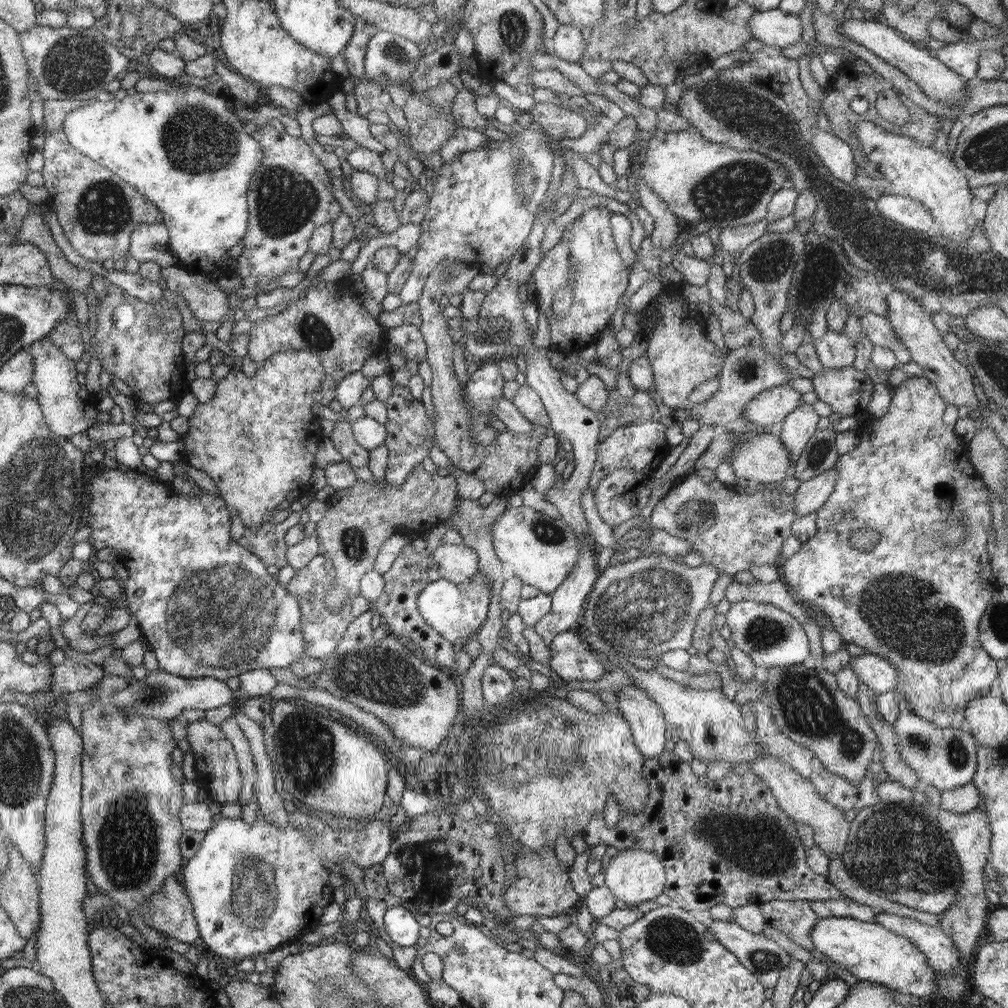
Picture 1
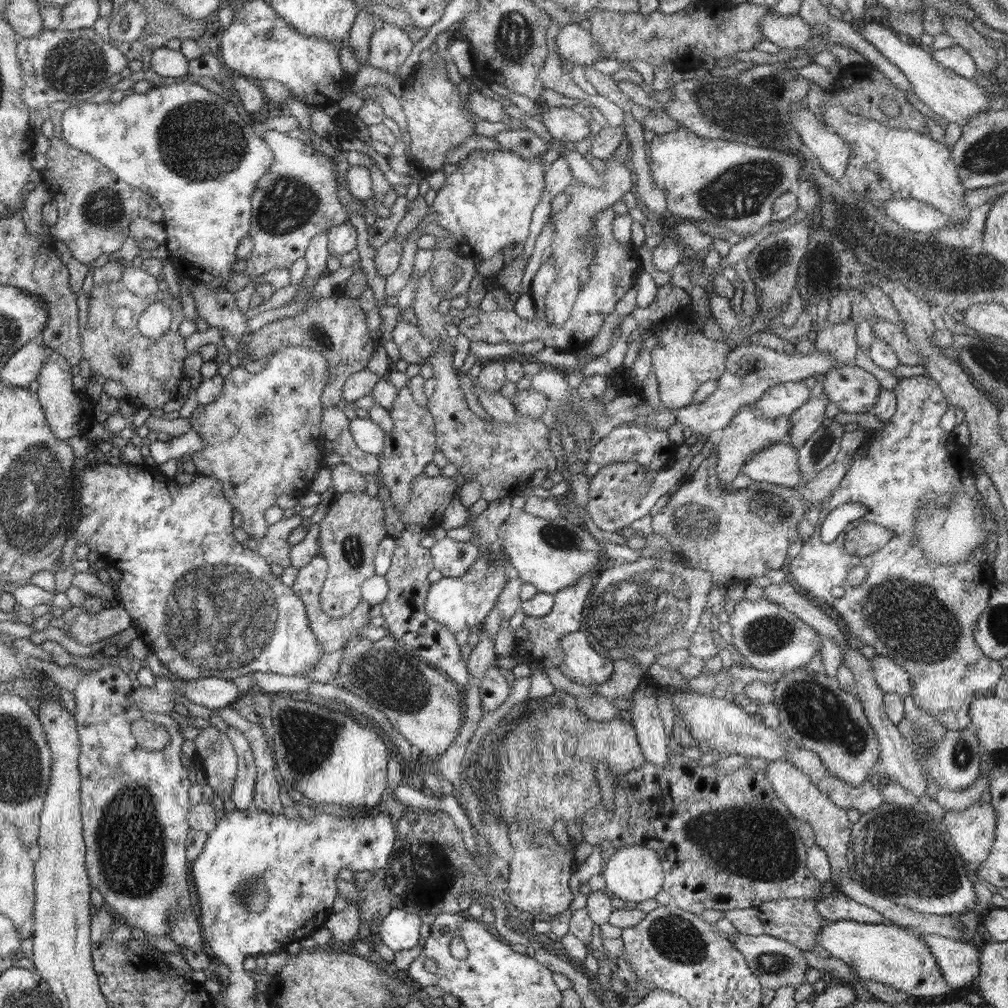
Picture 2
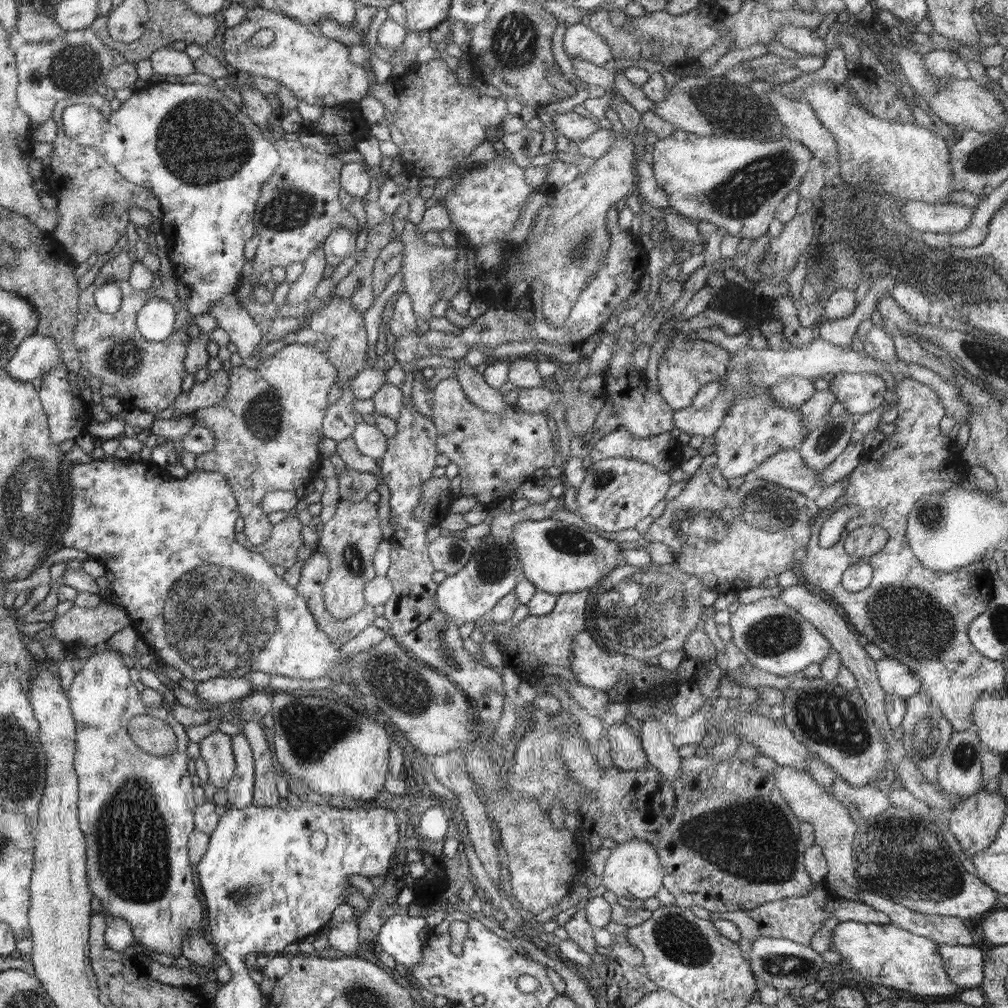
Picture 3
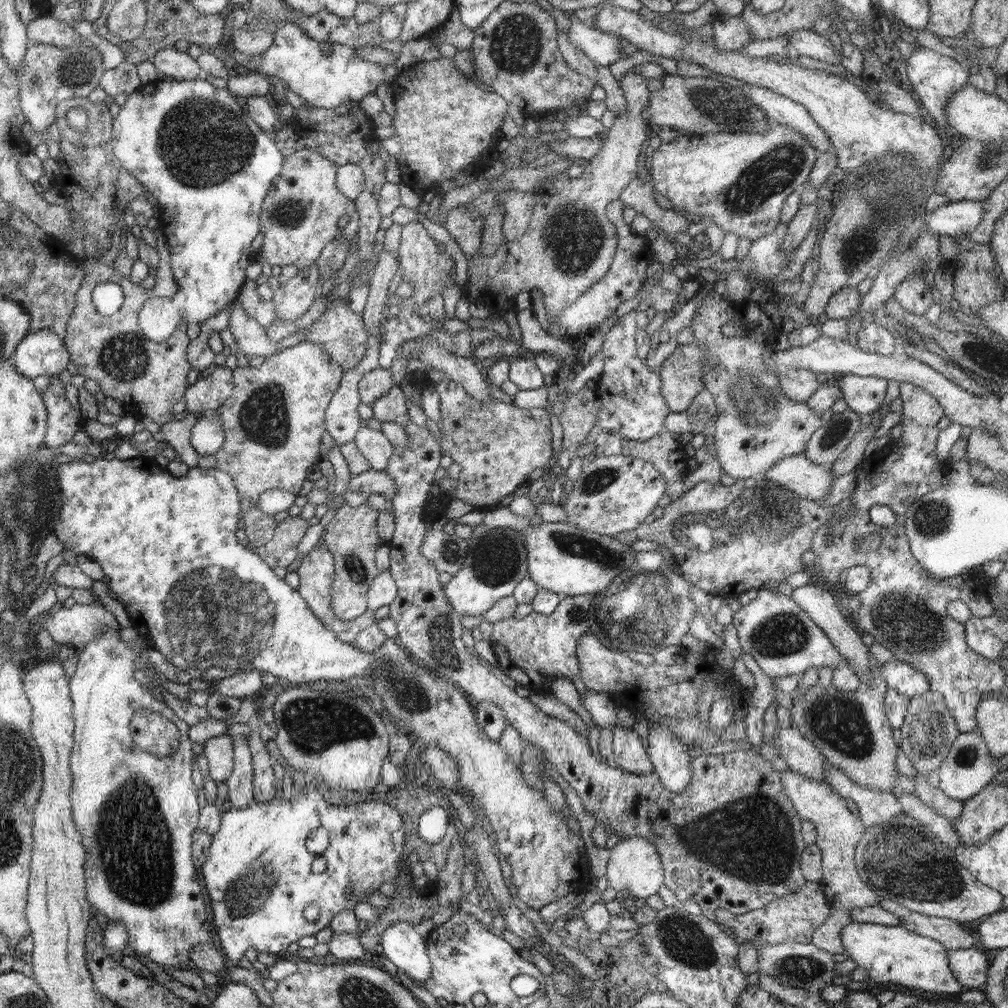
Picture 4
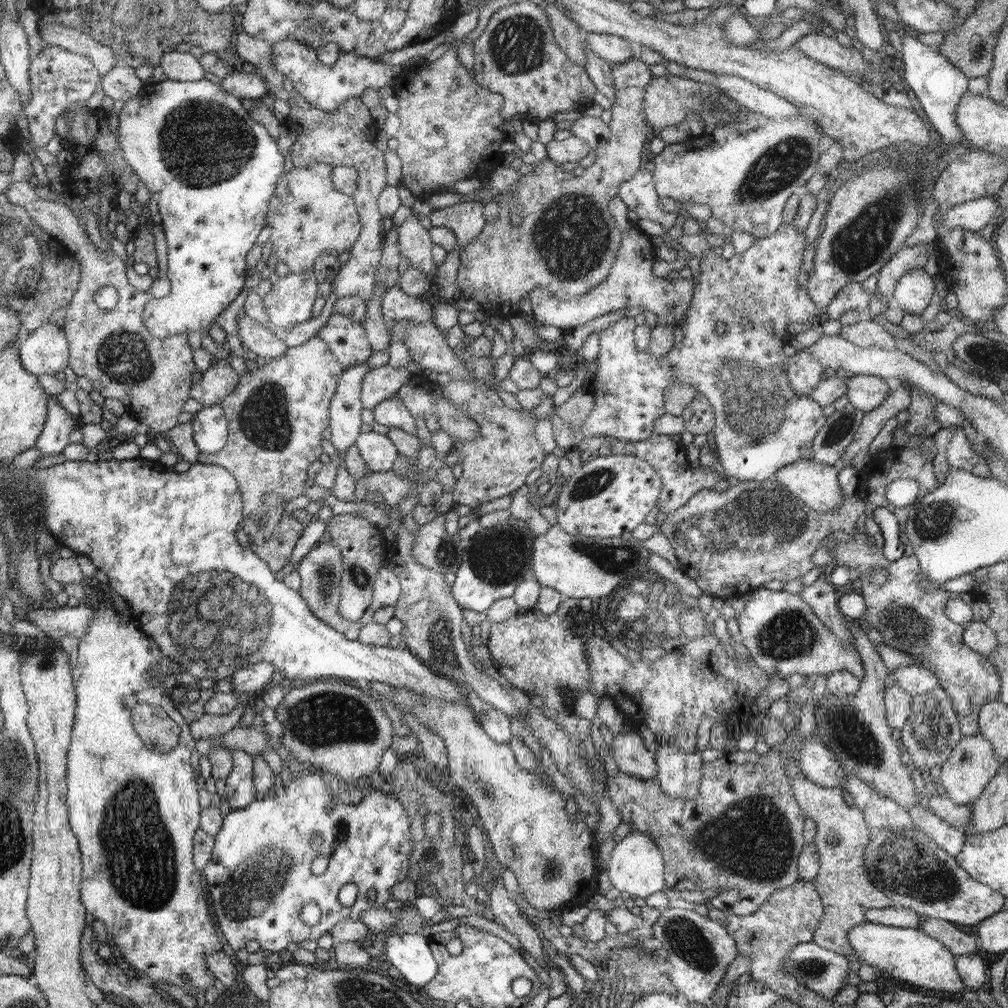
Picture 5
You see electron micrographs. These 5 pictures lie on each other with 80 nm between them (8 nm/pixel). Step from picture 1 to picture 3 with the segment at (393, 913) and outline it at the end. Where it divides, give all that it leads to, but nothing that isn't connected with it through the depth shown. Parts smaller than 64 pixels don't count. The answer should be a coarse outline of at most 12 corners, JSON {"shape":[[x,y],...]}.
{"shape":[[395,914],[378,942],[412,970],[422,958],[425,917]]}

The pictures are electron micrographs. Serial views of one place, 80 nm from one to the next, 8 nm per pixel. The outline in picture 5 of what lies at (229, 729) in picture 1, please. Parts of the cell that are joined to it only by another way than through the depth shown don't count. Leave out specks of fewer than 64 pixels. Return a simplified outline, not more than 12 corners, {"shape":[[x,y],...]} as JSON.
{"shape":[[234,750],[224,801],[244,809],[256,798],[253,756]]}

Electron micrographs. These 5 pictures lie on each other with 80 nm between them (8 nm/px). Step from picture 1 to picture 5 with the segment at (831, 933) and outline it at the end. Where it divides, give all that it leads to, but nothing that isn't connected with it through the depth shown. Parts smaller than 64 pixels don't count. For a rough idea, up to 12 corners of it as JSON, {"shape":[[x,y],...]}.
{"shape":[[919,928],[847,932],[861,964],[928,990],[967,990],[955,955]]}

